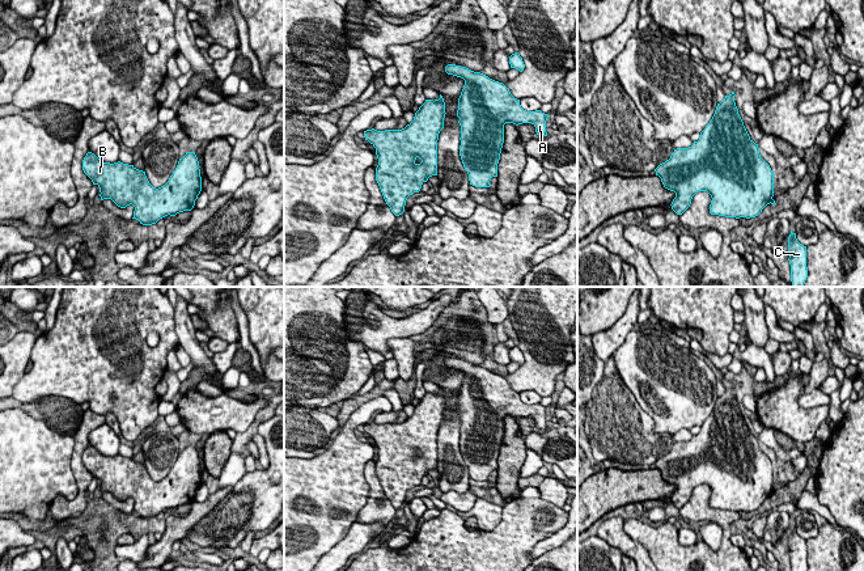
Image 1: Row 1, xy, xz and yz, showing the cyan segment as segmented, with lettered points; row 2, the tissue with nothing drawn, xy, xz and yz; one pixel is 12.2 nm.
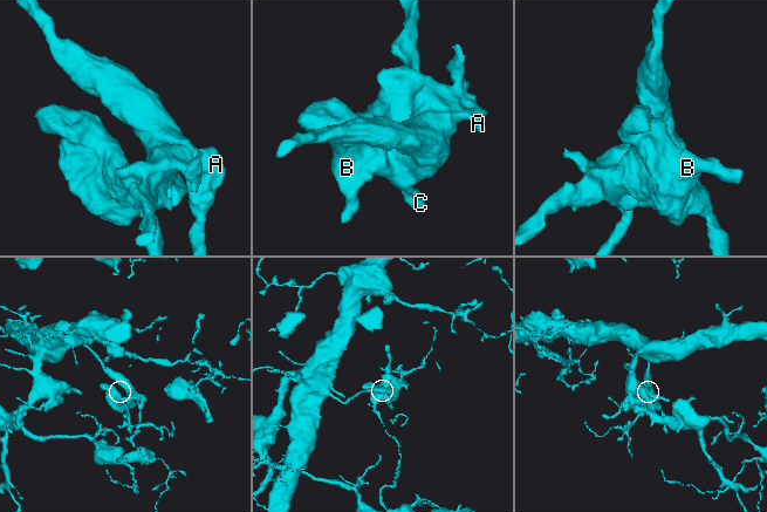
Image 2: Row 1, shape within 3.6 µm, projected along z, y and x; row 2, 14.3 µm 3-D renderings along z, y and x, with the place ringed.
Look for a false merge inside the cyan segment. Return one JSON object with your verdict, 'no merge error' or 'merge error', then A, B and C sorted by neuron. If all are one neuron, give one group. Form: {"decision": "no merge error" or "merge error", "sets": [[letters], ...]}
{"decision": "no merge error", "sets": [["A", "B", "C"]]}

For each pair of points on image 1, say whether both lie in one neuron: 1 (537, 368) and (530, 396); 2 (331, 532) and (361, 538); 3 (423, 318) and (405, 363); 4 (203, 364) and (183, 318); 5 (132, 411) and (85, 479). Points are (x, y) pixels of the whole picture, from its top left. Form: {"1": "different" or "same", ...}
{"1": "different", "2": "different", "3": "different", "4": "same", "5": "different"}

